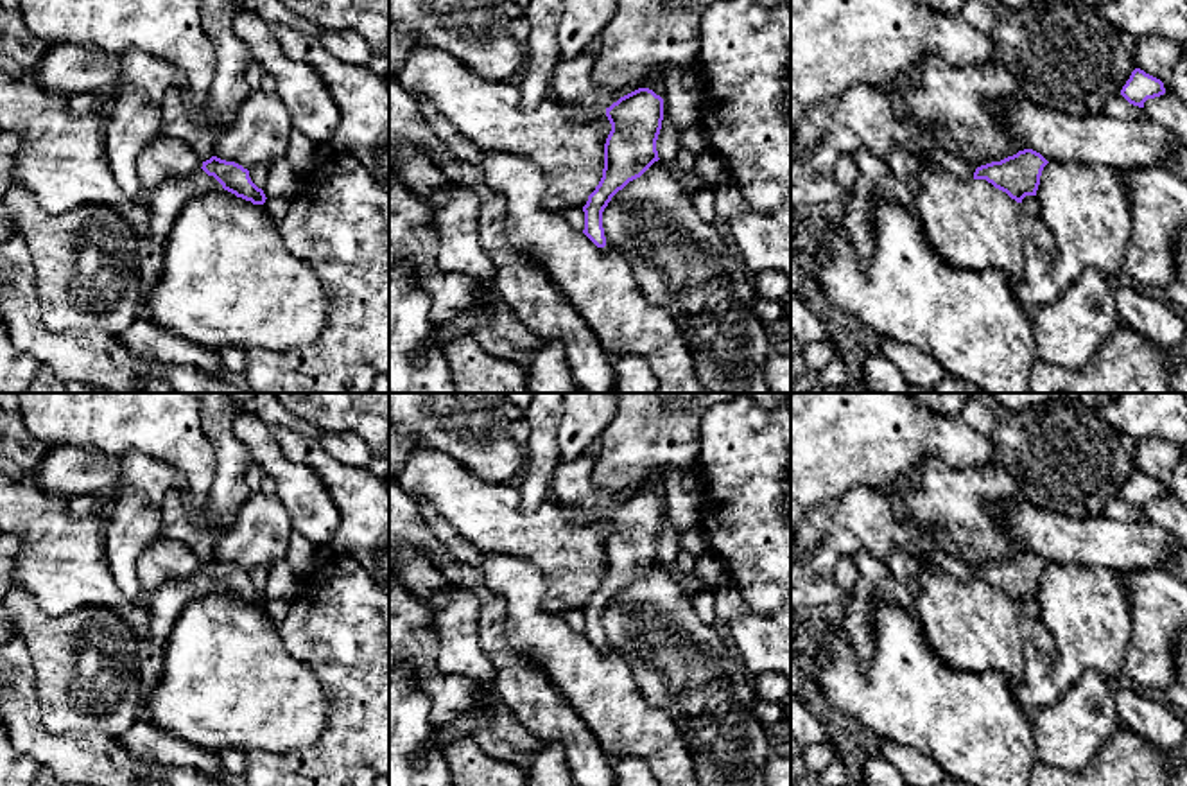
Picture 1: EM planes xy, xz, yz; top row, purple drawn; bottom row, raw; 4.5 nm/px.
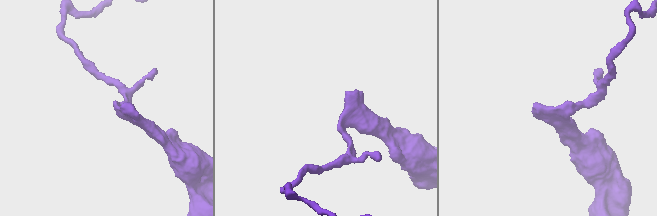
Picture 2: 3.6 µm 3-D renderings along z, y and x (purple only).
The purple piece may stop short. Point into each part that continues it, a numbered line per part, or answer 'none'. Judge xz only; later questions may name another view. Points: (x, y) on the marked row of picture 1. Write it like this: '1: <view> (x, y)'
1: xz (576, 112)

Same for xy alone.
1: xy (164, 157)

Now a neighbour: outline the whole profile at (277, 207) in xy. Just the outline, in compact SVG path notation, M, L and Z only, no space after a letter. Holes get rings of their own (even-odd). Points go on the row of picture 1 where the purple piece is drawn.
M267 197L264 206L265 206L267 214L273 217L273 221L280 223L290 206L290 201L292 199L289 199L289 197Z

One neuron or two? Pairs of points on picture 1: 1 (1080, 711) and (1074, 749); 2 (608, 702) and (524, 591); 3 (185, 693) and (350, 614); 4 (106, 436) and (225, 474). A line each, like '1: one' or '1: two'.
1: one
2: one
3: two
4: two

